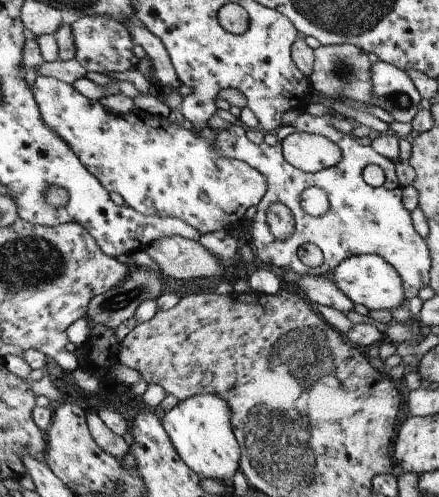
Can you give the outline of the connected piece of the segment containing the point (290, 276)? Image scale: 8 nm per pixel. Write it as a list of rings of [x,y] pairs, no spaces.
[[[282,269],[282,278],[288,284],[294,284],[304,290],[309,301],[326,305],[344,314],[355,310],[355,304],[336,286],[336,283],[327,275],[298,274],[292,269]]]

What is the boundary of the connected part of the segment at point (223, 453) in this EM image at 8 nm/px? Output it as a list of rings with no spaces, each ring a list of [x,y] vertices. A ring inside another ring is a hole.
[[[215,394],[194,395],[164,413],[163,425],[182,460],[201,478],[232,480],[239,469],[240,445],[235,437],[230,405]]]

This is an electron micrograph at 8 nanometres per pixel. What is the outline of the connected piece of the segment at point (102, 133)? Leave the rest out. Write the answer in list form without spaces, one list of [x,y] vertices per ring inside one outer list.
[[[44,75],[37,77],[31,91],[38,103],[39,111],[47,127],[53,128],[70,145],[71,150],[76,153],[76,156],[82,161],[82,164],[99,180],[100,184],[108,192],[118,192],[124,199],[126,205],[143,215],[158,215],[162,218],[178,217],[185,223],[190,224],[191,227],[194,227],[201,235],[205,235],[206,233],[216,234],[216,232],[230,229],[234,230],[238,226],[244,226],[246,220],[245,212],[248,208],[255,207],[266,194],[268,188],[266,177],[261,172],[258,172],[255,167],[251,167],[248,163],[239,161],[238,159],[219,157],[214,152],[213,142],[216,138],[215,130],[209,126],[204,127],[201,133],[193,133],[190,129],[171,123],[168,119],[160,115],[153,115],[139,110],[132,110],[125,115],[116,115],[104,109],[100,101],[90,100],[83,94],[80,94],[71,84],[55,79],[54,77],[45,77]]]

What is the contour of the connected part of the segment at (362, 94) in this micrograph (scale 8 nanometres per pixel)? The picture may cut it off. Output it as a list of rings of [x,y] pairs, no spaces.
[[[351,44],[320,45],[313,50],[313,53],[315,56],[313,71],[308,77],[315,90],[328,96],[344,94],[354,100],[374,105],[371,100],[371,80],[369,73],[371,63],[367,53]]]

